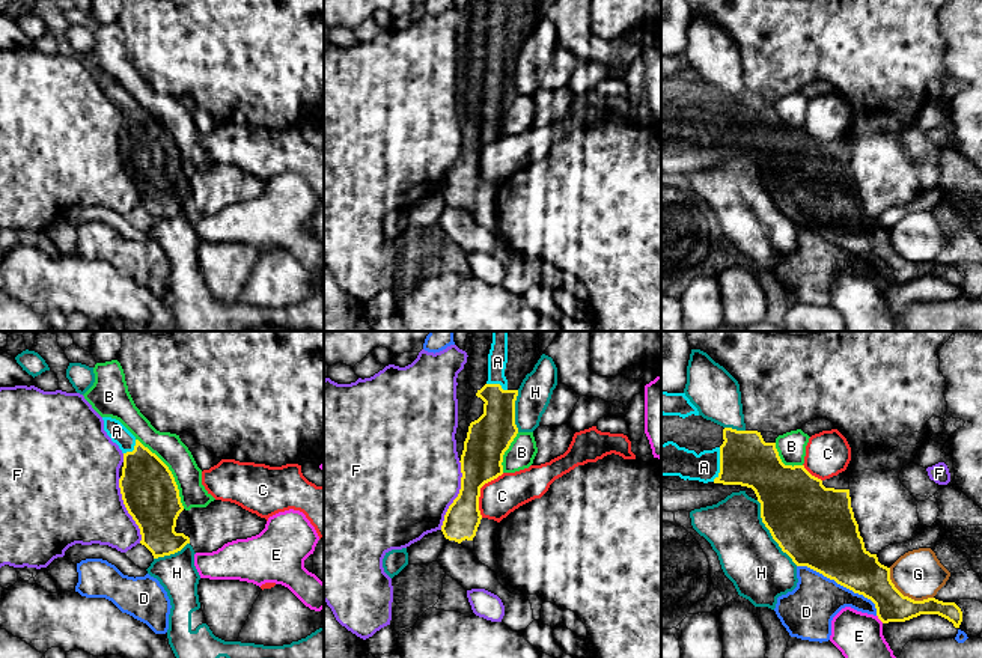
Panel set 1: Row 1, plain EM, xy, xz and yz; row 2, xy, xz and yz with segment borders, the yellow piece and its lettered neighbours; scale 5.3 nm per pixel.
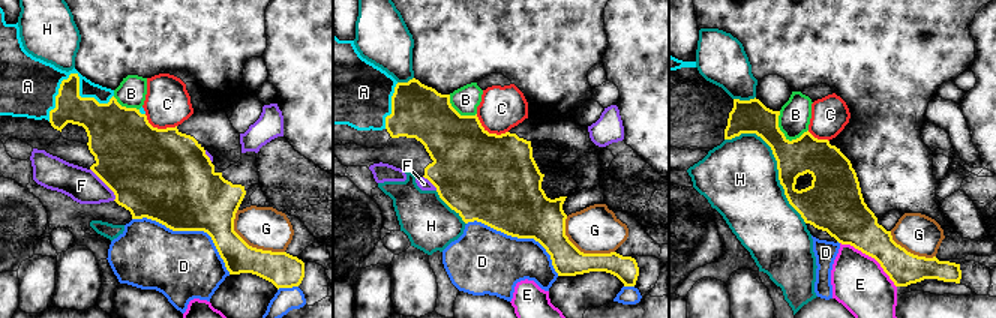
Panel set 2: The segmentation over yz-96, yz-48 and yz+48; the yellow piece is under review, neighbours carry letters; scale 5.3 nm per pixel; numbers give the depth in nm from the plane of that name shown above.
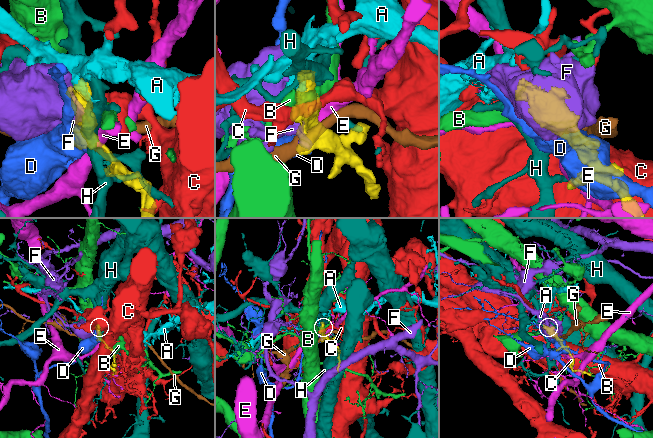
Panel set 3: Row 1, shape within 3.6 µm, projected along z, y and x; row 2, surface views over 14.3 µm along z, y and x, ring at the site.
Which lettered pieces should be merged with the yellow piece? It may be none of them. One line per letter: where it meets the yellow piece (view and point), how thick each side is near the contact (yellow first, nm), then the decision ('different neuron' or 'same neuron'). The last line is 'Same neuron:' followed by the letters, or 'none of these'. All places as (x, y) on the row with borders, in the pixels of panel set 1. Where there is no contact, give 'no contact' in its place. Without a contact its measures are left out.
A: meets yellow in yz at (720, 464); 280 nm thick on the yellow side, 160 nm on the other; same neuron
B: meets yellow in xy at (170, 472); 300 nm thick on the yellow side, 150 nm on the other; different neuron
C: meets yellow in xz at (479, 491); 220 nm thick on the yellow side, 200 nm on the other; different neuron
D: meets yellow in yz at (841, 584); 340 nm thick on the yellow side, 280 nm on the other; different neuron
E: meets yellow in yz at (880, 619); 200 nm thick on the yellow side, 240 nm on the other; different neuron
F: meets yellow in xz at (458, 496); 220 nm thick on the yellow side, 480 nm on the other; different neuron
G: meets yellow in yz at (905, 597); 200 nm thick on the yellow side, 260 nm on the other; different neuron
H: meets yellow in yz at (770, 532); 420 nm thick on the yellow side, 320 nm on the other; different neuron
Same neuron: A

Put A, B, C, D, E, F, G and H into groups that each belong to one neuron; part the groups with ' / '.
A / B / C / D / E / F / G / H

